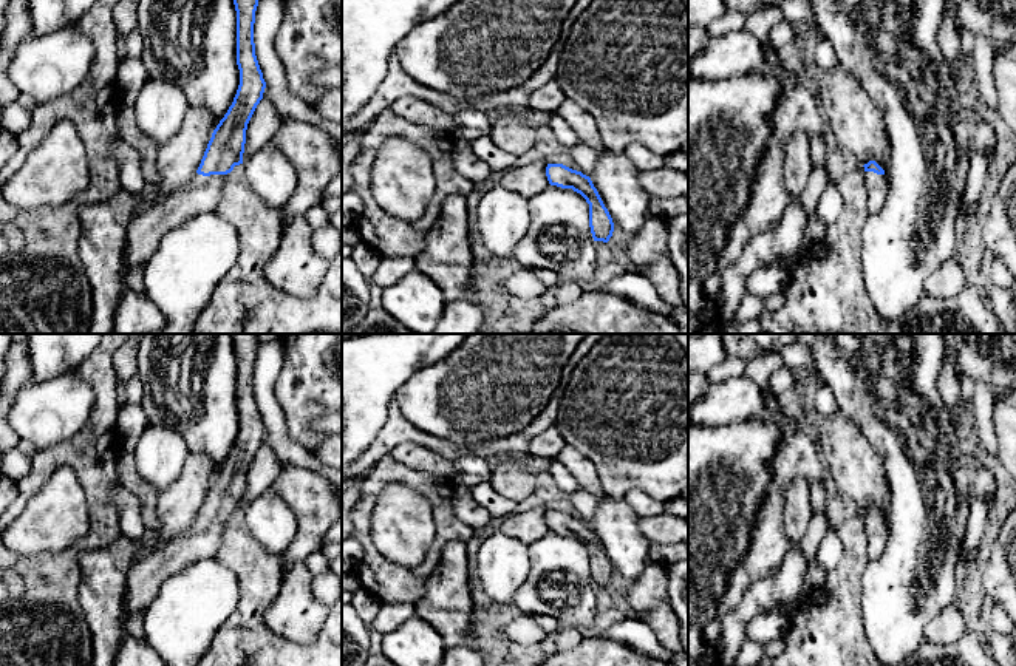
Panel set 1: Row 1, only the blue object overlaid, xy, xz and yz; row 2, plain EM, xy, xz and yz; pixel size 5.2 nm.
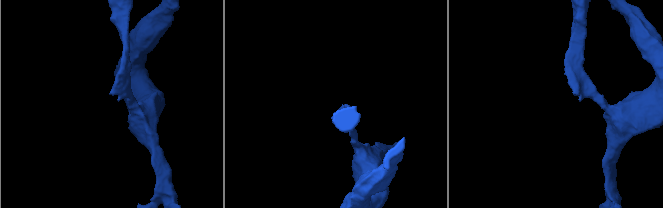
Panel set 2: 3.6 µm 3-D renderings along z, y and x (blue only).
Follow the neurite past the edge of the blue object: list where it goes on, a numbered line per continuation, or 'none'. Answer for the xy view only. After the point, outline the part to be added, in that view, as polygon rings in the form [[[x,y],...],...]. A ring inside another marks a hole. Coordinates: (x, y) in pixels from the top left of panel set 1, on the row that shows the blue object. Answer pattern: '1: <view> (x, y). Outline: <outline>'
1: xy (201, 193). Outline: [[[195,175],[182,189],[138,215],[125,235],[125,274],[145,266],[161,240],[190,216],[213,210],[221,199],[226,175]]]

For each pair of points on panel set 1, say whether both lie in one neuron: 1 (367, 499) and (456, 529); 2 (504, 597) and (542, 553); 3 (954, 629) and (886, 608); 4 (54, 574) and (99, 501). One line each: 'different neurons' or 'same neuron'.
1: same neuron
2: different neurons
3: different neurons
4: same neuron

